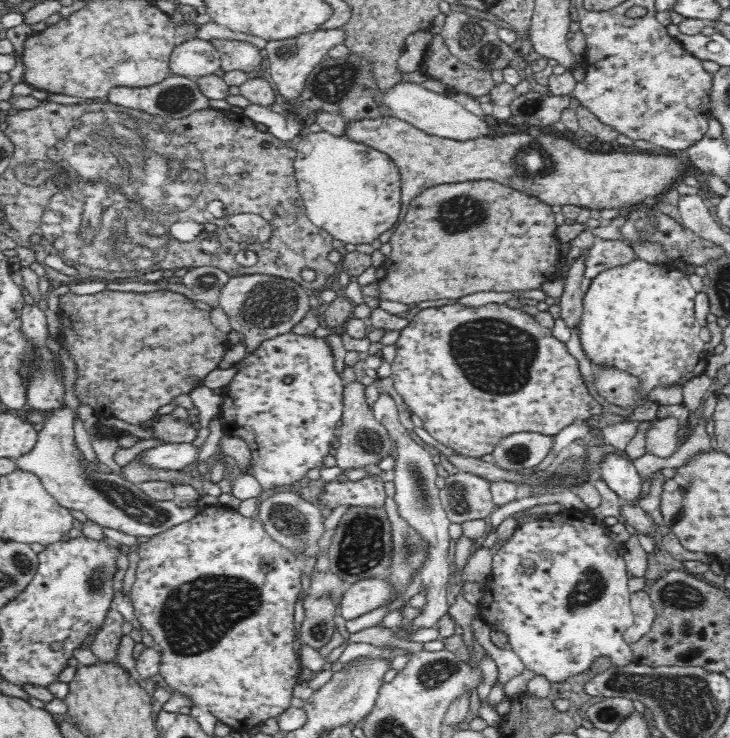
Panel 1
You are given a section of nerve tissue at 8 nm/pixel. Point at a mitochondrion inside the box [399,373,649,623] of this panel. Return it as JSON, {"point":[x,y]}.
{"point":[590,587]}

